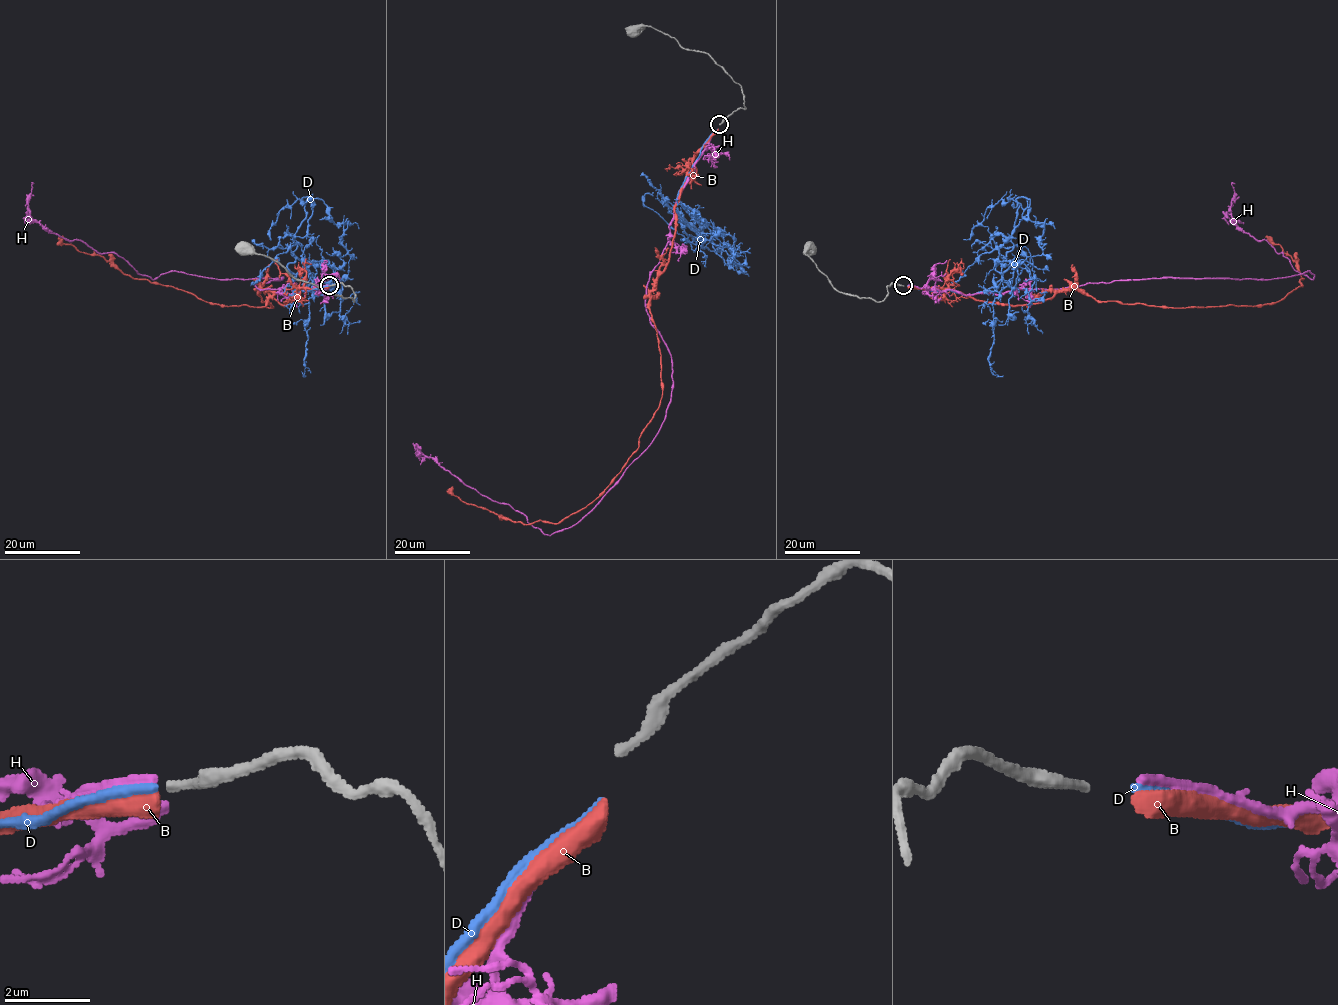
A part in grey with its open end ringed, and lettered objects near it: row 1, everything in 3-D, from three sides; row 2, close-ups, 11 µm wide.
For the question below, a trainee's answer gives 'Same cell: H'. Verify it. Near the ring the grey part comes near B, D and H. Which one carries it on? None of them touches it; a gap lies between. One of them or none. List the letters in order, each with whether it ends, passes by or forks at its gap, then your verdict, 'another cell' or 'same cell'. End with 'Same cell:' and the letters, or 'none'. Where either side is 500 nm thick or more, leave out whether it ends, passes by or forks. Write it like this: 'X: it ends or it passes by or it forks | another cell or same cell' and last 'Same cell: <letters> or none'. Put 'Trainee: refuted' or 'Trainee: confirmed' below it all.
B: it ends | another cell
D: it ends | same cell
H: it ends | another cell
Same cell: D
Trainee: refuted

